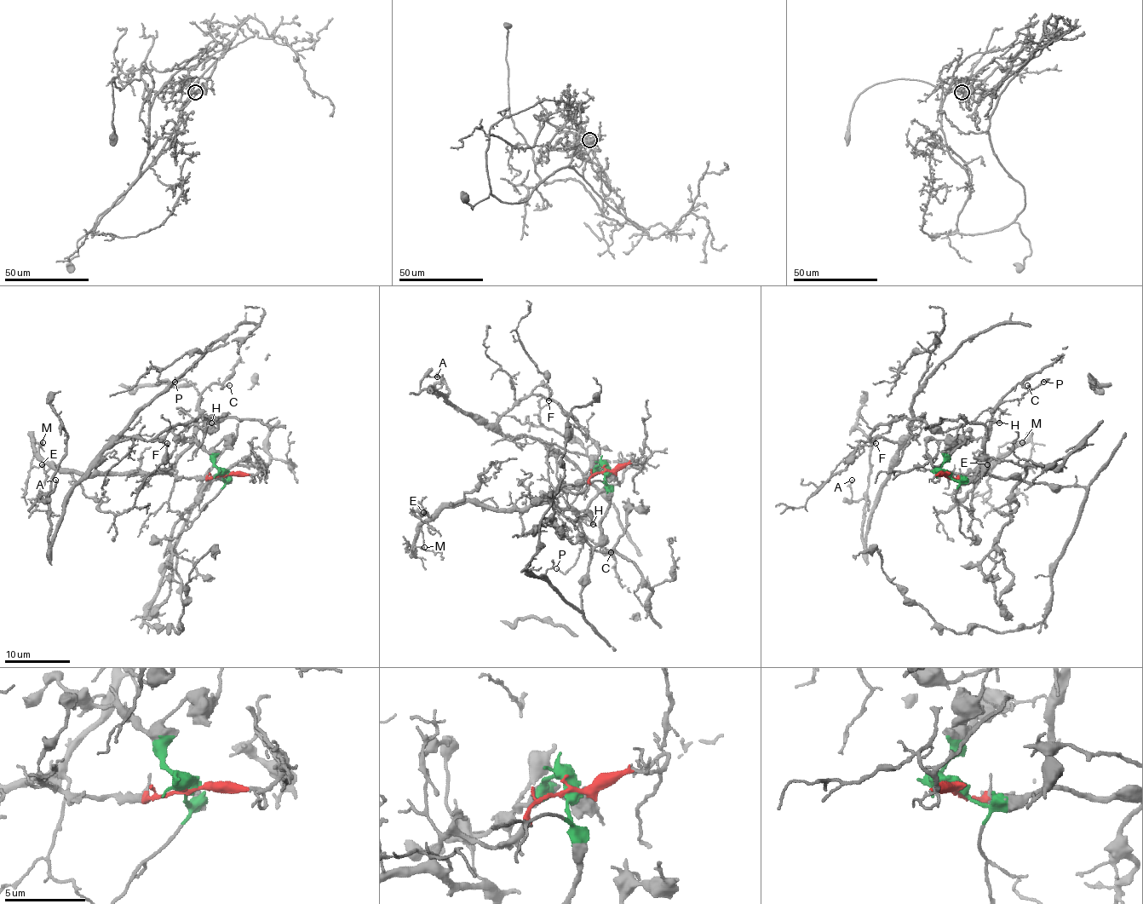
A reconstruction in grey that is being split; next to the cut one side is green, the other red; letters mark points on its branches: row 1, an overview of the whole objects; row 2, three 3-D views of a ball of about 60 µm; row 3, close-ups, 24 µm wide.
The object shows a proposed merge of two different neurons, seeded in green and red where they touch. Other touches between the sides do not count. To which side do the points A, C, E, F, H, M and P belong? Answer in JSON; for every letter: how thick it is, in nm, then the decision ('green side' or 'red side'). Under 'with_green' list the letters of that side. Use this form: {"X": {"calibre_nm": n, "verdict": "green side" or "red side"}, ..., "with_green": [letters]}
{"A": {"calibre_nm": 90, "verdict": "green side"}, "C": {"calibre_nm": 130, "verdict": "red side"}, "E": {"calibre_nm": 120, "verdict": "red side"}, "F": {"calibre_nm": 110, "verdict": "green side"}, "H": {"calibre_nm": 120, "verdict": "red side"}, "M": {"calibre_nm": 90, "verdict": "red side"}, "P": {"calibre_nm": 100, "verdict": "red side"}, "with_green": ["A", "F"]}

